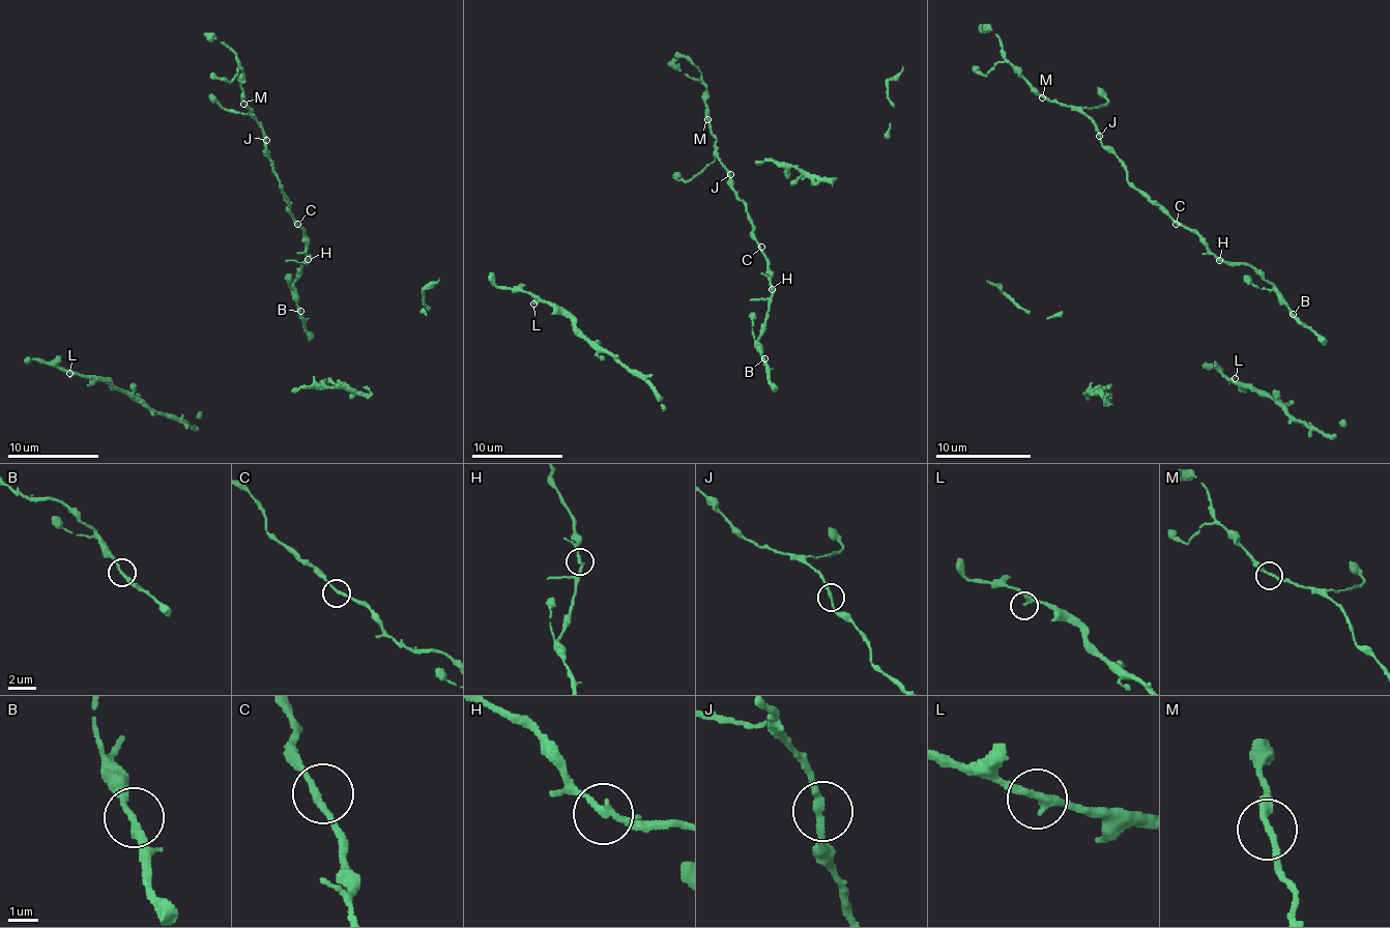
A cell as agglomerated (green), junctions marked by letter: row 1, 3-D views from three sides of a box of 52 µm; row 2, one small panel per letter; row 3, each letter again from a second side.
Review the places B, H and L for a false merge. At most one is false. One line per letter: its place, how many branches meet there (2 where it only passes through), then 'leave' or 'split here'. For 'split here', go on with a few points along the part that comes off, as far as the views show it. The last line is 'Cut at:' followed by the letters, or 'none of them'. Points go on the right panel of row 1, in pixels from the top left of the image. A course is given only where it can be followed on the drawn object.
B: (1293, 314) | 2 | leave
H: (1219, 260) | 2 | leave
L: (1235, 378) | 2 | leave
Cut at: none of them

